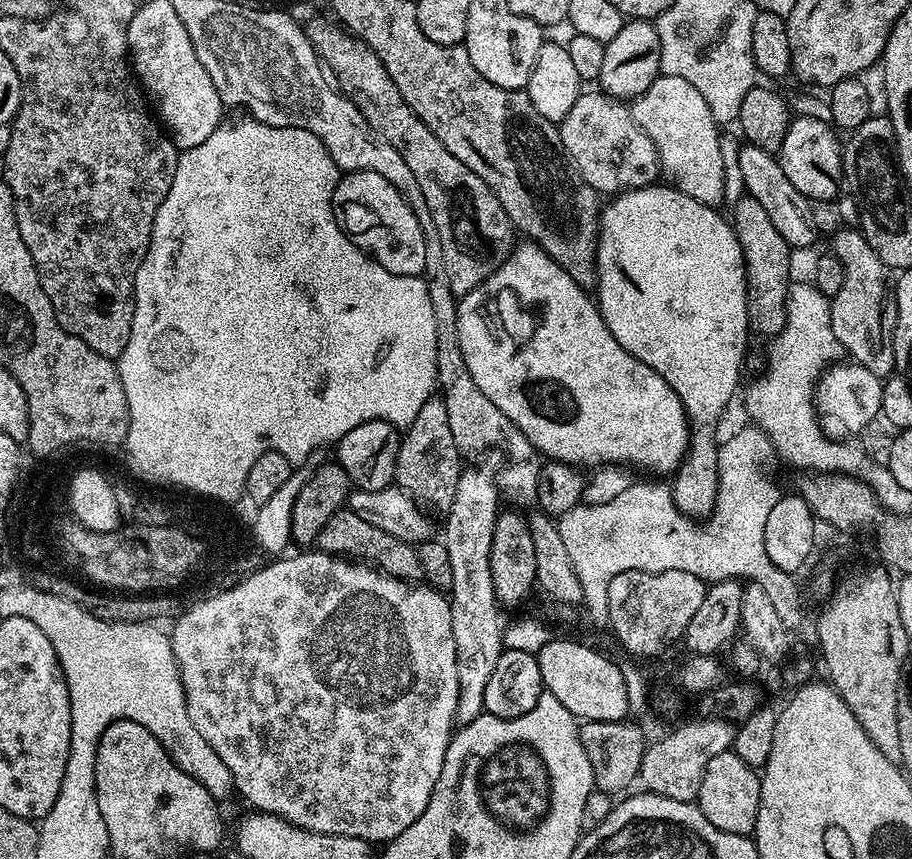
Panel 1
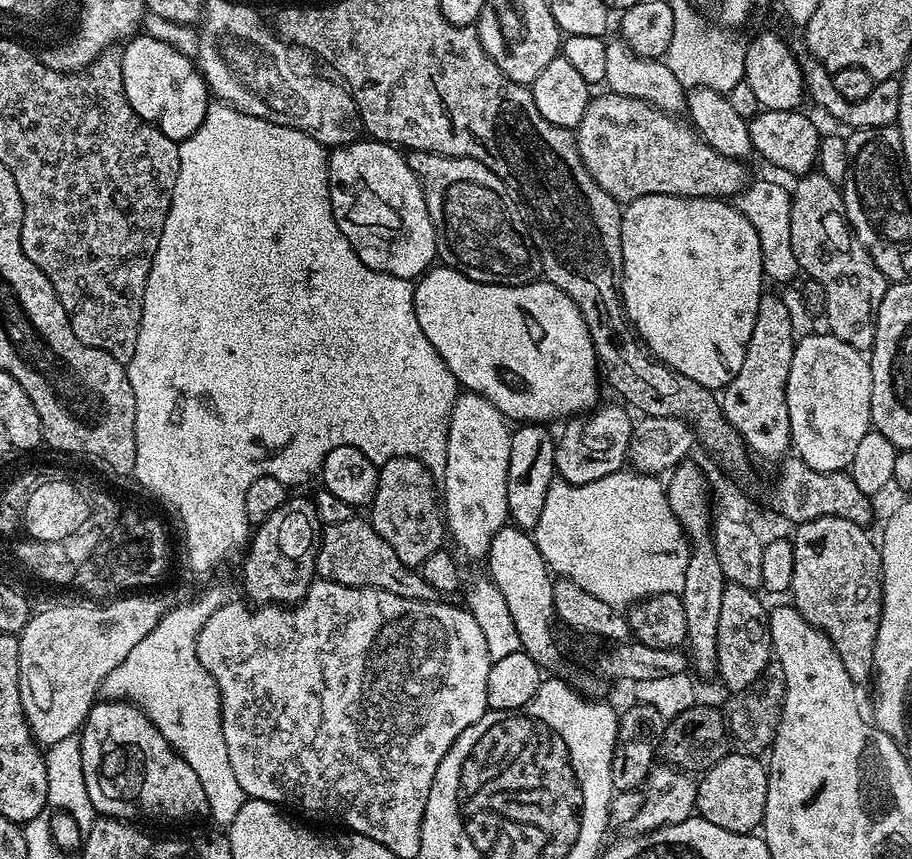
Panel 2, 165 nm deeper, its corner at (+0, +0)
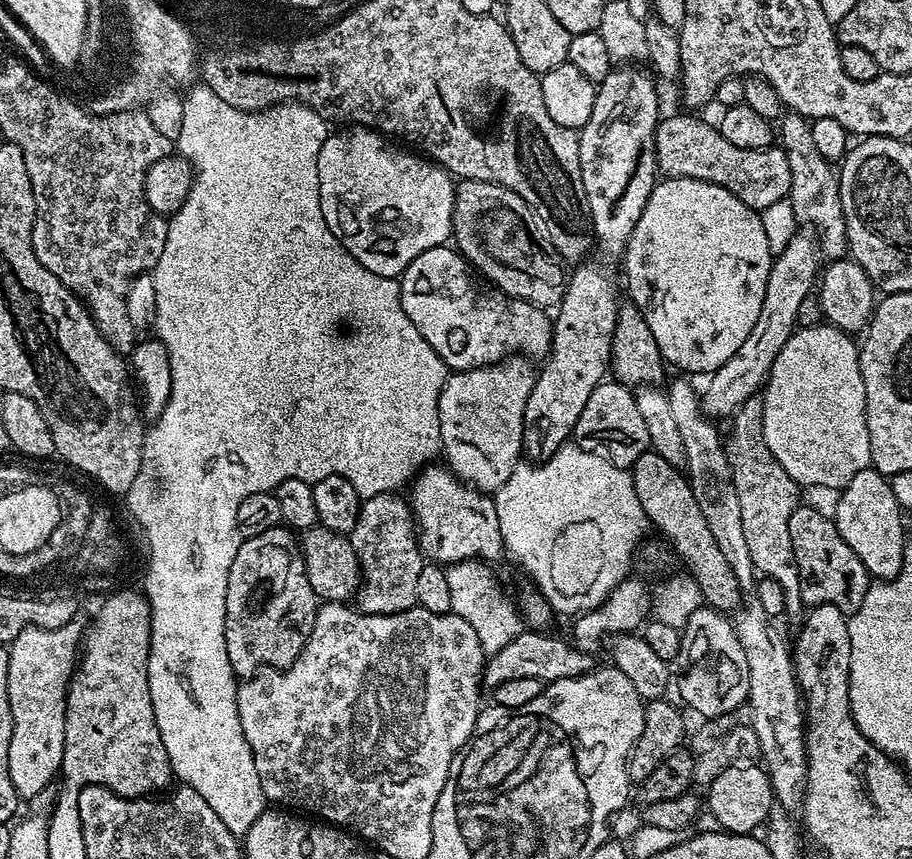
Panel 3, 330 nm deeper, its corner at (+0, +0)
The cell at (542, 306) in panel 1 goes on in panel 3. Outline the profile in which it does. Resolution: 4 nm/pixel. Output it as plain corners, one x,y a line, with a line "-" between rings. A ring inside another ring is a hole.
452,246
431,248
426,250
426,254
418,254
404,275
399,277
402,310
406,310
406,318
414,322
418,334
430,342
438,358
442,358
449,369
463,370
484,368
487,364
496,364
517,354
524,358
547,356
548,348
552,345
552,320
549,313
525,300
513,300
495,287
476,284
475,279
477,277
470,271
468,261

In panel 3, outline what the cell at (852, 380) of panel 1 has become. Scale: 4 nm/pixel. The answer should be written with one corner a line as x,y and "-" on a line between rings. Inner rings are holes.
825,322
813,328
797,327
782,346
774,366
768,371
762,389
764,401
764,437
770,454
782,462
782,470
801,486
844,488
854,474
870,467
872,451
866,422
866,386
862,382
860,349
857,341
842,328

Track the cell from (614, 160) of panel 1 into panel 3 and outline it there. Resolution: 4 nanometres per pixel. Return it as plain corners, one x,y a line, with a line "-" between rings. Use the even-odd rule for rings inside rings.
665,115
656,126
656,166
665,177
685,176
721,184
746,206
766,209
787,197
790,190
788,153
780,146
743,148
726,142
719,127
707,124
696,116

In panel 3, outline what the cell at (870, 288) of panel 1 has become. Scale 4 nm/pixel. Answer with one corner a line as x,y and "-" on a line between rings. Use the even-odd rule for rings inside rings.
788,114
778,124
778,140
790,162
790,190
787,198
792,200
797,225
807,226
818,237
820,254
825,261
839,260
848,252
846,218
840,201
840,177
837,169
814,146
810,134
811,123
803,116
-
781,140
781,141
780,141
-
809,224
809,225
808,225

